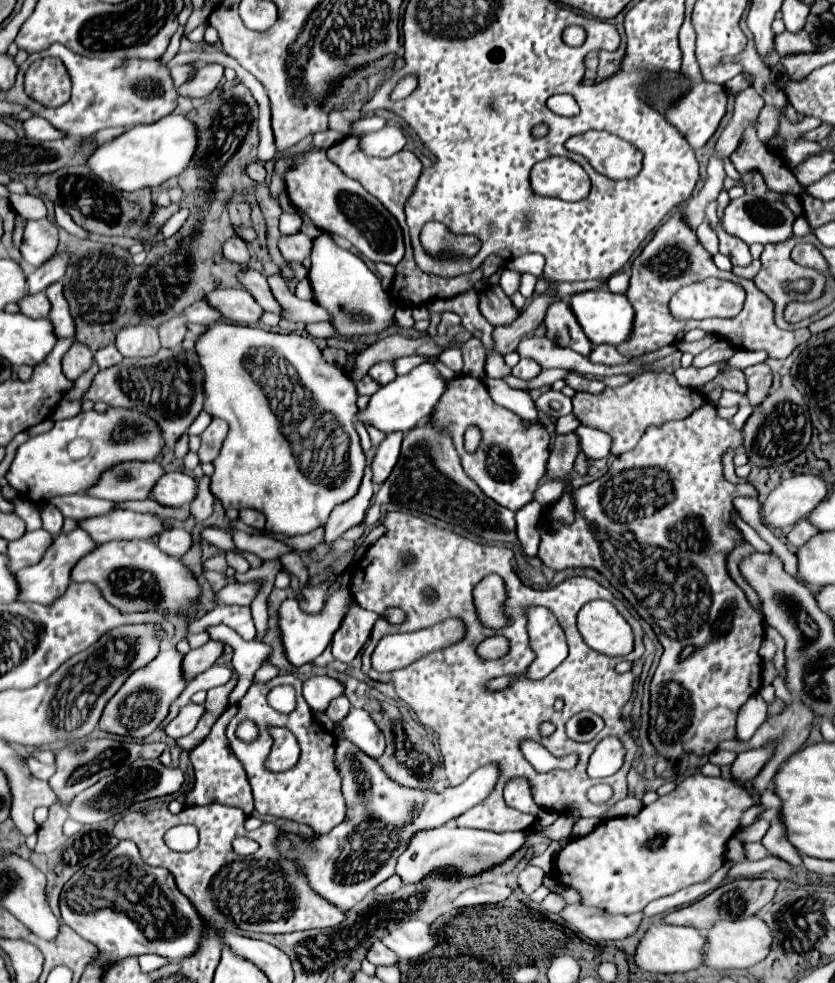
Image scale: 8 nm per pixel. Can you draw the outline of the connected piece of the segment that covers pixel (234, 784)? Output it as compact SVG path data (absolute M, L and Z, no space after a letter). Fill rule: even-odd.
M231 705L215 722L211 734L207 740L203 740L193 752L191 752L191 764L195 768L195 788L187 794L187 806L203 806L209 802L219 802L227 806L243 808L247 816L253 812L253 796L251 786L247 782L247 774L243 770L243 764L237 760L237 756L229 748L229 740L225 736L225 728L231 718L238 712L238 706Z

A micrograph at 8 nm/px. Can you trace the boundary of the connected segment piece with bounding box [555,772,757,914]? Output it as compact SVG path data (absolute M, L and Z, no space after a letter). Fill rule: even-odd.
M695 772L683 778L671 794L661 796L649 806L643 806L639 814L603 820L593 832L565 846L555 862L555 878L567 888L577 888L583 896L583 904L587 906L597 906L615 914L641 912L655 898L711 878L725 862L723 852L727 840L739 830L743 812L755 804L757 800L753 792L735 780L721 776L709 778L701 772Z

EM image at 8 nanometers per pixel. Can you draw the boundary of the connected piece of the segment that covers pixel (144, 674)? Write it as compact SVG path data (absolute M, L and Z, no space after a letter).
M167 648L161 650L147 666L135 670L127 678L127 684L123 684L119 692L107 702L107 708L103 710L103 720L99 720L99 728L103 732L133 738L145 738L153 730L157 730L163 718L167 716L171 702L185 688L185 680L181 674L181 660L183 656L175 648Z

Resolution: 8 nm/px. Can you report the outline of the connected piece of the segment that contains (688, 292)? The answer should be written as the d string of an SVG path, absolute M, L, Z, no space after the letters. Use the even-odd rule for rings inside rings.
M707 278L703 282L695 282L691 286L681 288L671 298L671 312L679 320L703 320L703 318L733 318L743 308L743 288L737 288L735 282L721 278Z

